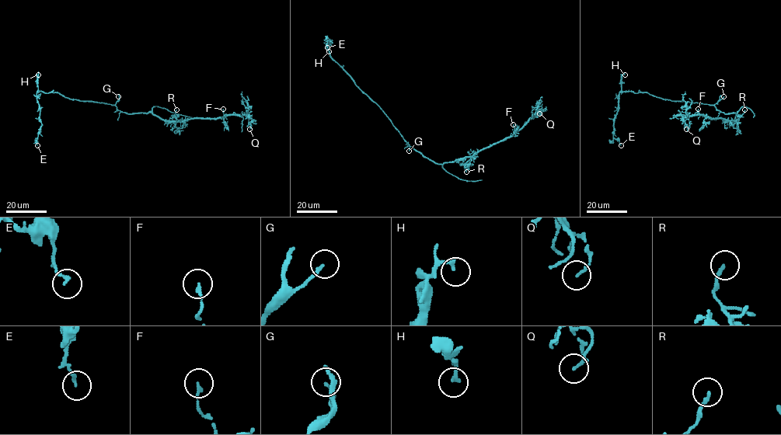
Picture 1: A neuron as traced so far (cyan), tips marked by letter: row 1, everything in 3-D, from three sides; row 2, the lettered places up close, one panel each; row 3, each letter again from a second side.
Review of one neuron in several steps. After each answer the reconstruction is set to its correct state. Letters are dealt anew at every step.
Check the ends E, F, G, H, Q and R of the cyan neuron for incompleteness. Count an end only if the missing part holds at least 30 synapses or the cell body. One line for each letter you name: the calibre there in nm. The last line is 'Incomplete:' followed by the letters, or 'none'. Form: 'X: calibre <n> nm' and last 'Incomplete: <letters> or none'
Incomplete: none

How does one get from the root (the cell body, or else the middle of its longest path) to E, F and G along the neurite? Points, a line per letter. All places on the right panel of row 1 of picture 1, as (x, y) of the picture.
E: (715, 106), (663, 99), (646, 92), (621, 92), (613, 123), (613, 137), (621, 145)
F: (715, 106), (724, 113), (737, 113), (735, 119), (727, 121), (700, 115), (698, 109)
G: (715, 106), (723, 96)

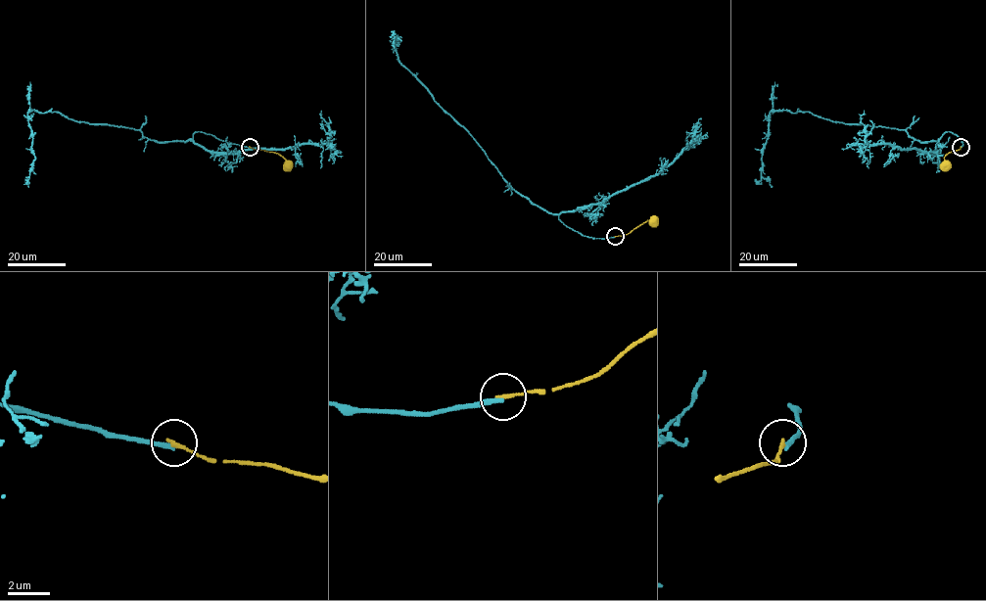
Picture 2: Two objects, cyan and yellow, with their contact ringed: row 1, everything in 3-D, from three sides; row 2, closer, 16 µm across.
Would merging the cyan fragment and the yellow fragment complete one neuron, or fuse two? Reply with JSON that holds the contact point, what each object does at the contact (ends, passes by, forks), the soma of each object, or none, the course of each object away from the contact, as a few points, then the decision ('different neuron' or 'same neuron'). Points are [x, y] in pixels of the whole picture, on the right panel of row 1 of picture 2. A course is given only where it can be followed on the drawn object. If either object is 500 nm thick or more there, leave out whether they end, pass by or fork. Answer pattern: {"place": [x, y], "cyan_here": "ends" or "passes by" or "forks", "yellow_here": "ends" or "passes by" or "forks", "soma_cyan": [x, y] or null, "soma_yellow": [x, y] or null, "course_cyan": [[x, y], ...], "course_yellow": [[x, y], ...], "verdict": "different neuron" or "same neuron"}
{"place": [961, 147], "cyan_here": "ends", "yellow_here": "ends", "soma_cyan": null, "soma_yellow": [946, 165], "course_cyan": [[961, 147], [950, 131], [937, 141], [920, 142], [904, 130], [773, 111], [761, 158], [761, 175], [772, 187]], "course_yellow": [[961, 147], [944, 157], [949, 162], [946, 165]], "verdict": "different neuron"}

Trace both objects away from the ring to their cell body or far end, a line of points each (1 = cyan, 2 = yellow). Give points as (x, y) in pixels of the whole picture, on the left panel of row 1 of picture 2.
1: (250, 147), (200, 131), (185, 141), (157, 142), (134, 128), (29, 111), (35, 158), (28, 187)
2: (250, 147), (276, 153), (289, 162), (288, 165)

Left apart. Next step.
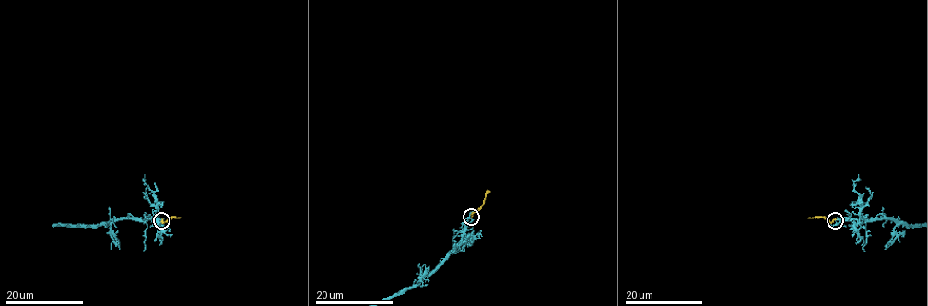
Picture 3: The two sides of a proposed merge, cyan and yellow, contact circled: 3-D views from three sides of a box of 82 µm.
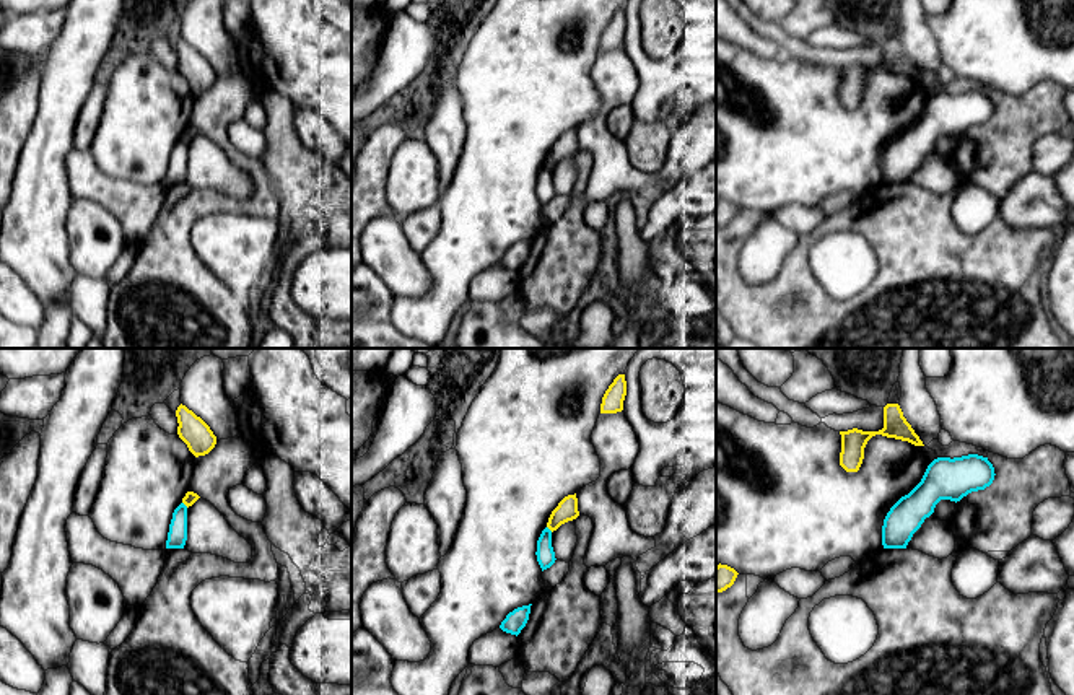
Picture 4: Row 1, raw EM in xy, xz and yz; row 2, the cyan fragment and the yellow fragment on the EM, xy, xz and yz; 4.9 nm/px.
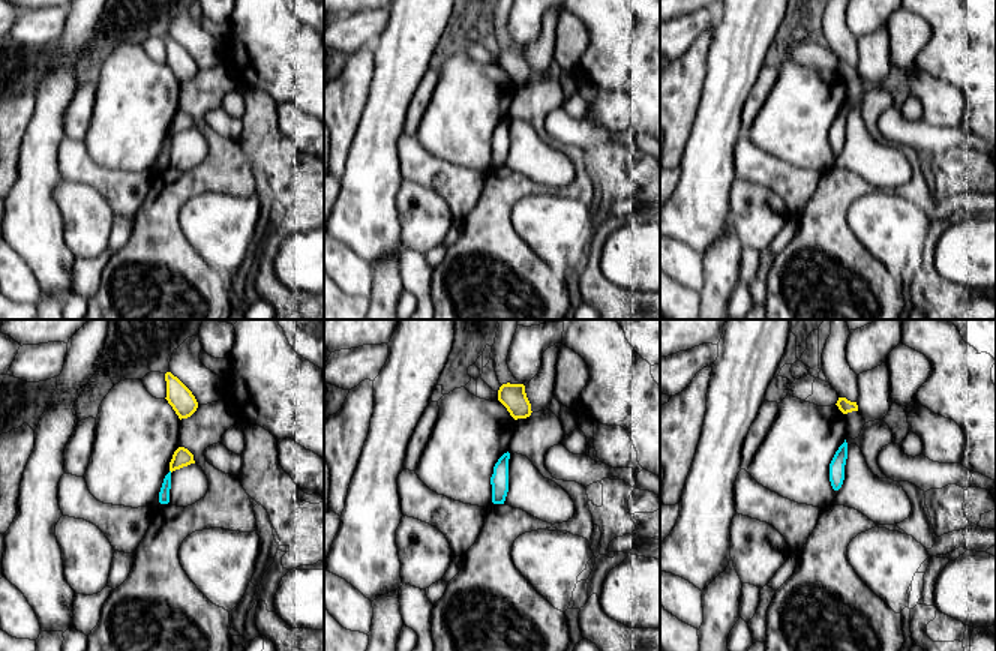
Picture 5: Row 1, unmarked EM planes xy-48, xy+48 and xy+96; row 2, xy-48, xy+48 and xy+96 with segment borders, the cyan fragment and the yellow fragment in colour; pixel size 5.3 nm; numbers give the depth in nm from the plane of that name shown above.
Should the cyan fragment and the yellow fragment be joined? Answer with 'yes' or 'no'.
no

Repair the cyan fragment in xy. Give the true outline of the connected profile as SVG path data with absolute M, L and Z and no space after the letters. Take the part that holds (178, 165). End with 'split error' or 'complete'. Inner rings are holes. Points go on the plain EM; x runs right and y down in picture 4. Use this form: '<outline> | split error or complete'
M181 138L169 160L166 184L184 184L187 176L187 142Z | complete

